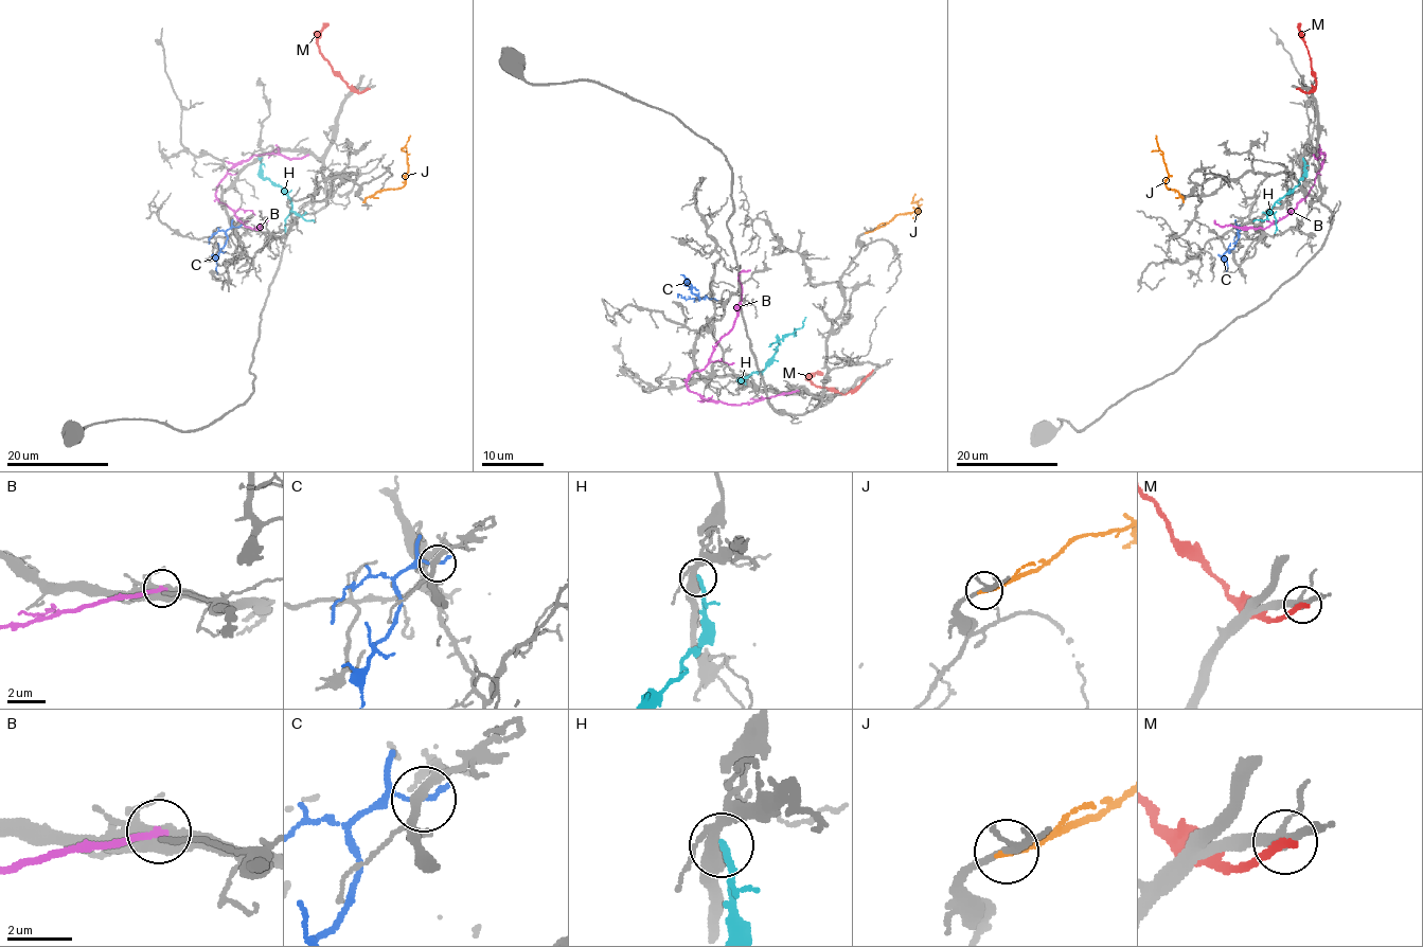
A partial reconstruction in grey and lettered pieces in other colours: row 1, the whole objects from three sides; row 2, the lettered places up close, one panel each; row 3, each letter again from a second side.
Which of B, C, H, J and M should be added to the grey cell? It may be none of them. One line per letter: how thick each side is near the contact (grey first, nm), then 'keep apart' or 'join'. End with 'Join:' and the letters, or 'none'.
B: calibres 440 and 200 nm; keep apart
C: calibres 200 and 170 nm; keep apart
H: calibres 320 and 240 nm; keep apart
J: calibres 170 and 240 nm; keep apart
M: calibres 200 and 300 nm; keep apart
Join: none

